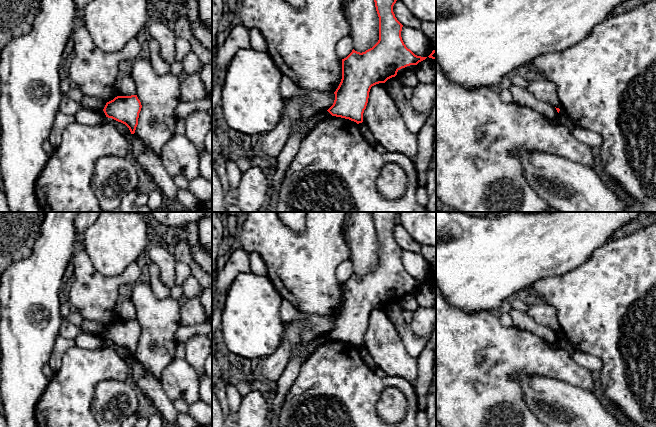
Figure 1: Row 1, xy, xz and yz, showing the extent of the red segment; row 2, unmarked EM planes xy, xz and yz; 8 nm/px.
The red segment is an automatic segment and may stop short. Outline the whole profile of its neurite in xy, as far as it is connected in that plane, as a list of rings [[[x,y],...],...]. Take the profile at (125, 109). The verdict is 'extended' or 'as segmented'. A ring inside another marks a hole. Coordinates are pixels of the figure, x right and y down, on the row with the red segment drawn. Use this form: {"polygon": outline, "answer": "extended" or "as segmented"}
{"polygon": [[[137,95],[117,96],[106,103],[103,111],[108,118],[125,124],[131,134],[135,133],[142,105]]], "answer": "as segmented"}

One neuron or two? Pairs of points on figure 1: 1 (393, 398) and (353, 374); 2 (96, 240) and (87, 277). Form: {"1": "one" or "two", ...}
{"1": "two", "2": "two"}

